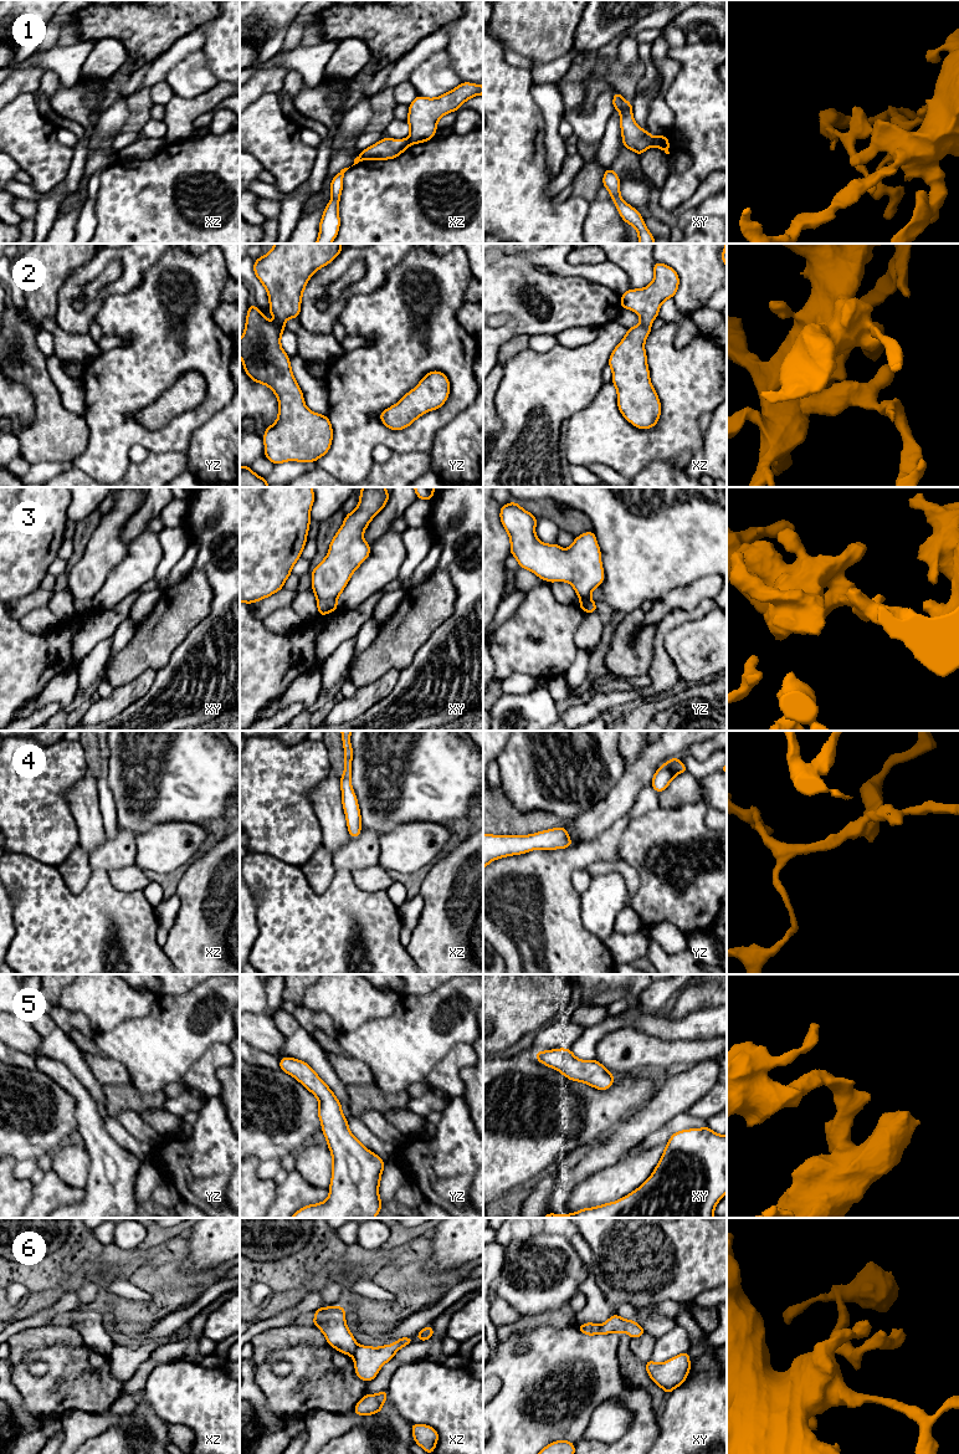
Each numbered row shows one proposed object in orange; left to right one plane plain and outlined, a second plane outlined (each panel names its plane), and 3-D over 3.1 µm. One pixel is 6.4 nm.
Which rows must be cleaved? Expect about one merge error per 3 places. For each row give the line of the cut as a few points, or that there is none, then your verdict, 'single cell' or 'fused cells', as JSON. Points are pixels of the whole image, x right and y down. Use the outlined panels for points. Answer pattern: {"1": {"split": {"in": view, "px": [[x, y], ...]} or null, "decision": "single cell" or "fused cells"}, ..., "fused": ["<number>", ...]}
{"1": {"split": {"in": "xy", "px": [[654, 137], [651, 144]]}, "decision": "fused cells"}, "2": {"split": null, "decision": "single cell"}, "3": {"split": null, "decision": "single cell"}, "4": {"split": null, "decision": "single cell"}, "5": {"split": null, "decision": "single cell"}, "6": {"split": {"in": "xz", "px": [[358, 1346], [352, 1355]]}, "decision": "fused cells"}, "fused": ["1", "6"]}

